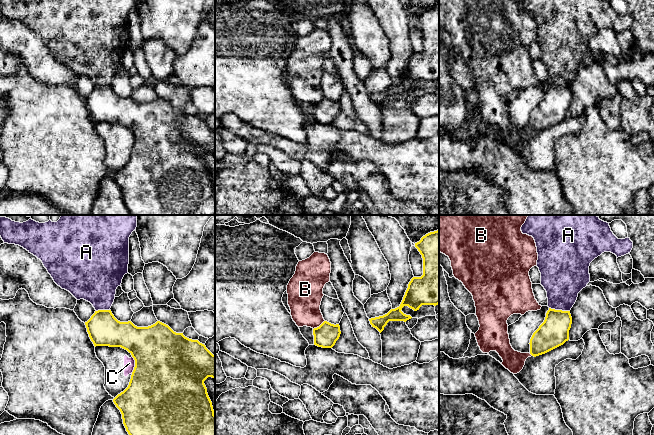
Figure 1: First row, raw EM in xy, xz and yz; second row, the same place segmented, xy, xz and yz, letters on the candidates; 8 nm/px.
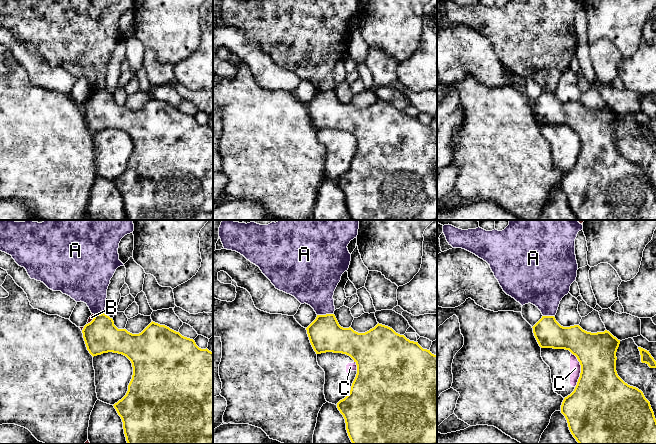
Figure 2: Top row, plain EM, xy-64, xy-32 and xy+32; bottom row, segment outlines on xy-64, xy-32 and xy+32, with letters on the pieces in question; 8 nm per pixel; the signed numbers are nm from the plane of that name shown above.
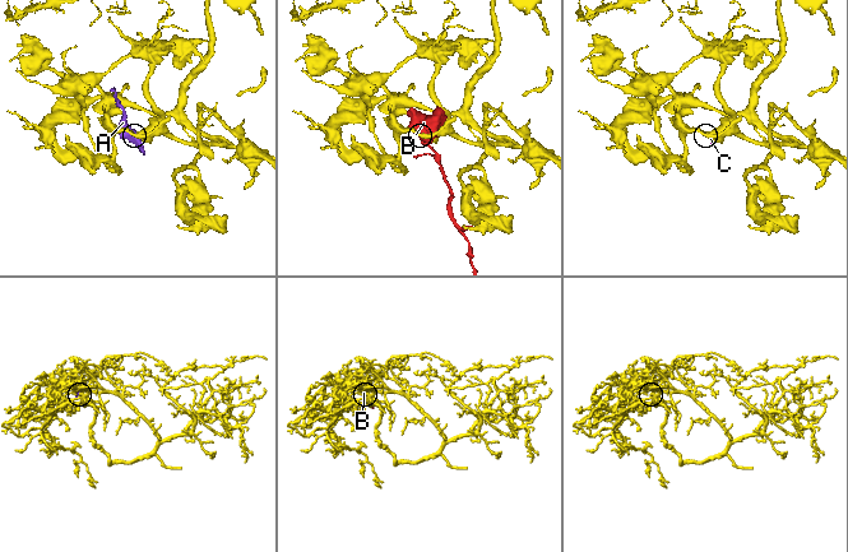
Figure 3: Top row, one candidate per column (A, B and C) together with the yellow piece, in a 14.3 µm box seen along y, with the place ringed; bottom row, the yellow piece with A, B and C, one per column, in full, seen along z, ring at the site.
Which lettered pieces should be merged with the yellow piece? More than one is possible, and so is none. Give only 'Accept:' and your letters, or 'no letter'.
Accept: no letter

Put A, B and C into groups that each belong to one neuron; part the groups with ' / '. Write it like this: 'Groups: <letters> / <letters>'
Groups: A / B / C

